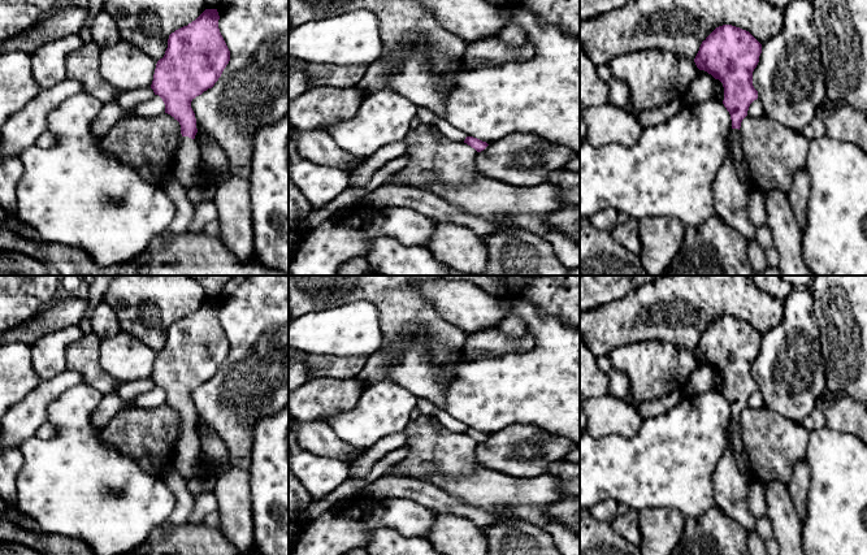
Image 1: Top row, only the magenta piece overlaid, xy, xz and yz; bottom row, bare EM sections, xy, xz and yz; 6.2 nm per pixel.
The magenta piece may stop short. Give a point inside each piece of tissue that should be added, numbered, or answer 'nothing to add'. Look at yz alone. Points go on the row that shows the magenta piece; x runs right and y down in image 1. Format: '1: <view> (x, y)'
nothing to add

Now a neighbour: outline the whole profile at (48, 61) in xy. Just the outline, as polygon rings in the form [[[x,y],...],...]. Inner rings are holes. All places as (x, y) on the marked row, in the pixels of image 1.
[[[71,34],[49,40],[31,53],[31,73],[40,90],[51,88],[66,78],[66,57],[83,44],[79,34]]]

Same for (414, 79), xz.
[[[421,55],[406,57],[400,61],[399,68],[387,75],[389,64],[391,60],[380,61],[365,71],[356,86],[363,96],[380,88],[393,88],[419,108],[426,108],[443,118],[445,97],[437,75],[429,70],[429,60]]]

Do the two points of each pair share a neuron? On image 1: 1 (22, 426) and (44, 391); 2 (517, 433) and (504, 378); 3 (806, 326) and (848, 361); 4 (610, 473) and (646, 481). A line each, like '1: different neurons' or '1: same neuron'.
1: same neuron
2: different neurons
3: different neurons
4: same neuron

